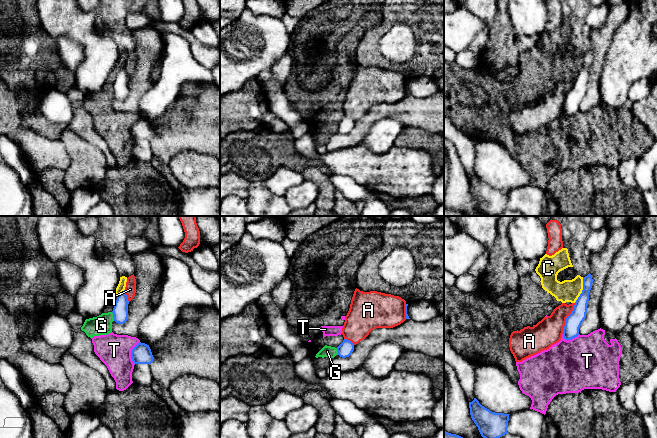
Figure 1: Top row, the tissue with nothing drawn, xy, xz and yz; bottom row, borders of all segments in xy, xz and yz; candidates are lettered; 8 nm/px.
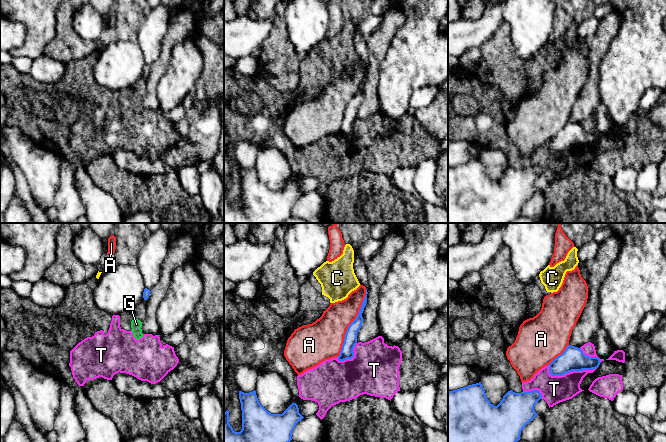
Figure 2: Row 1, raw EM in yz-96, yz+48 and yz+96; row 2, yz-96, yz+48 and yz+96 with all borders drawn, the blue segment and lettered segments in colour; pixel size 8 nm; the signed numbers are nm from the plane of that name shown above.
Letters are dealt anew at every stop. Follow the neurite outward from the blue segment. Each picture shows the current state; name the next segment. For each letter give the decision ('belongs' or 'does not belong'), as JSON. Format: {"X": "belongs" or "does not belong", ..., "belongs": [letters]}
{"A": "does not belong", "C": "does not belong", "G": "does not belong", "T": "does not belong", "belongs": []}

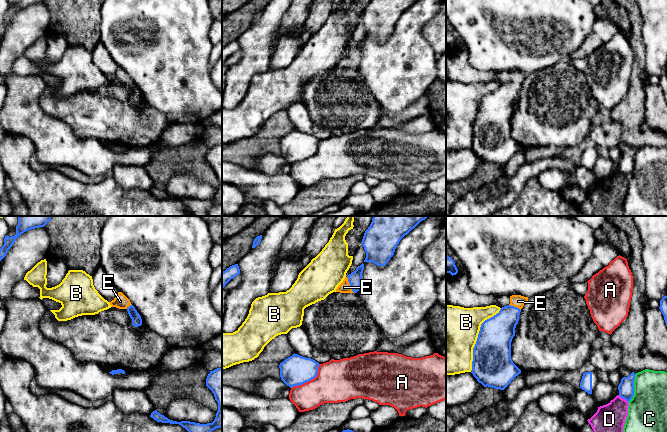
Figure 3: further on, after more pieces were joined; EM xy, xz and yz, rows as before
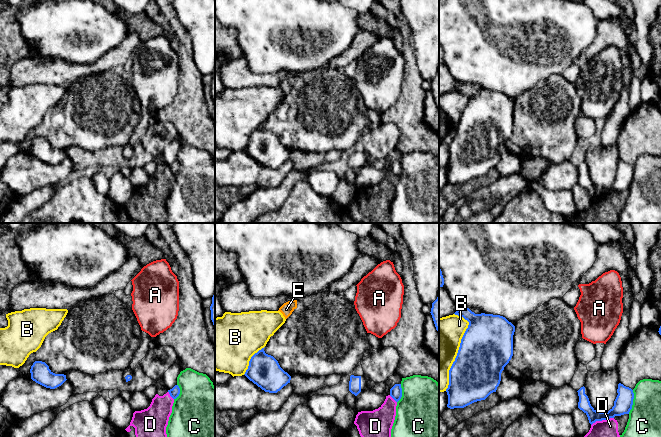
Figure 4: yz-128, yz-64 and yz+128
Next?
{"A": "does not belong", "B": "does not belong", "C": "does not belong", "D": "does not belong", "E": "belongs", "belongs": ["E"]}

